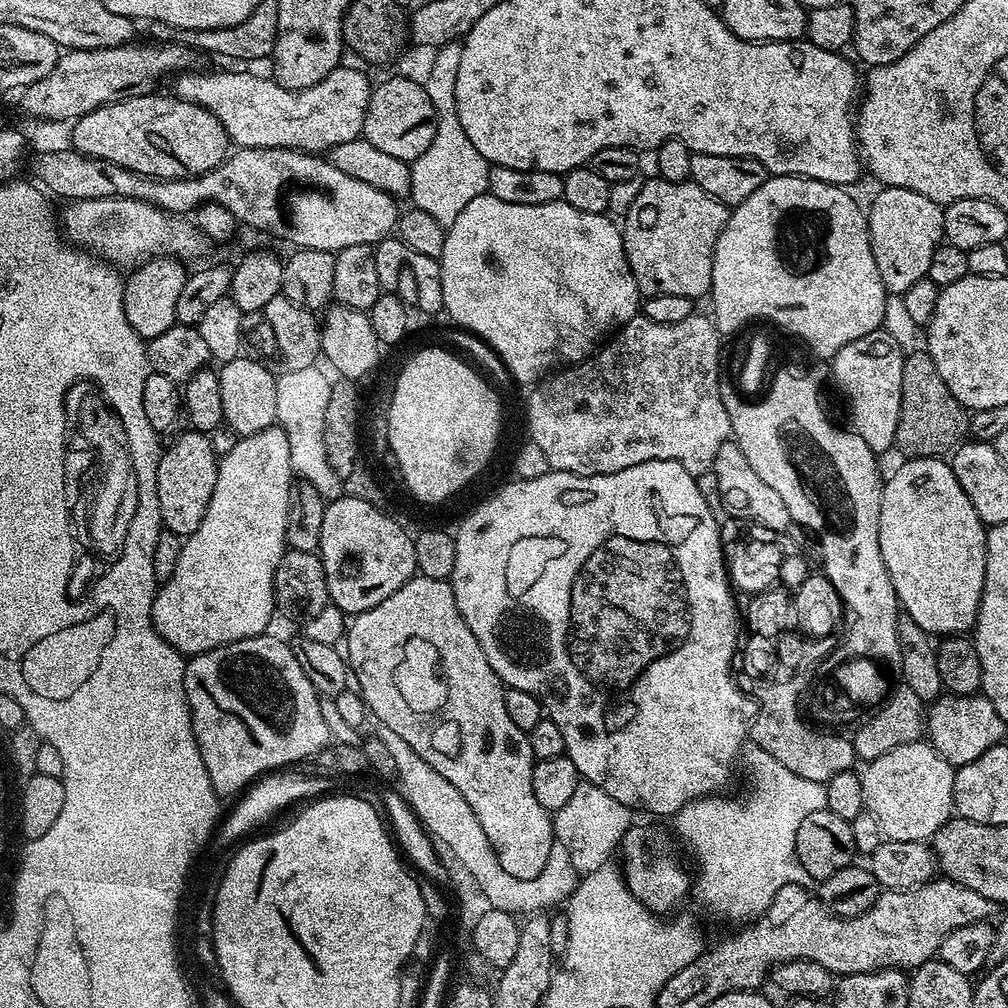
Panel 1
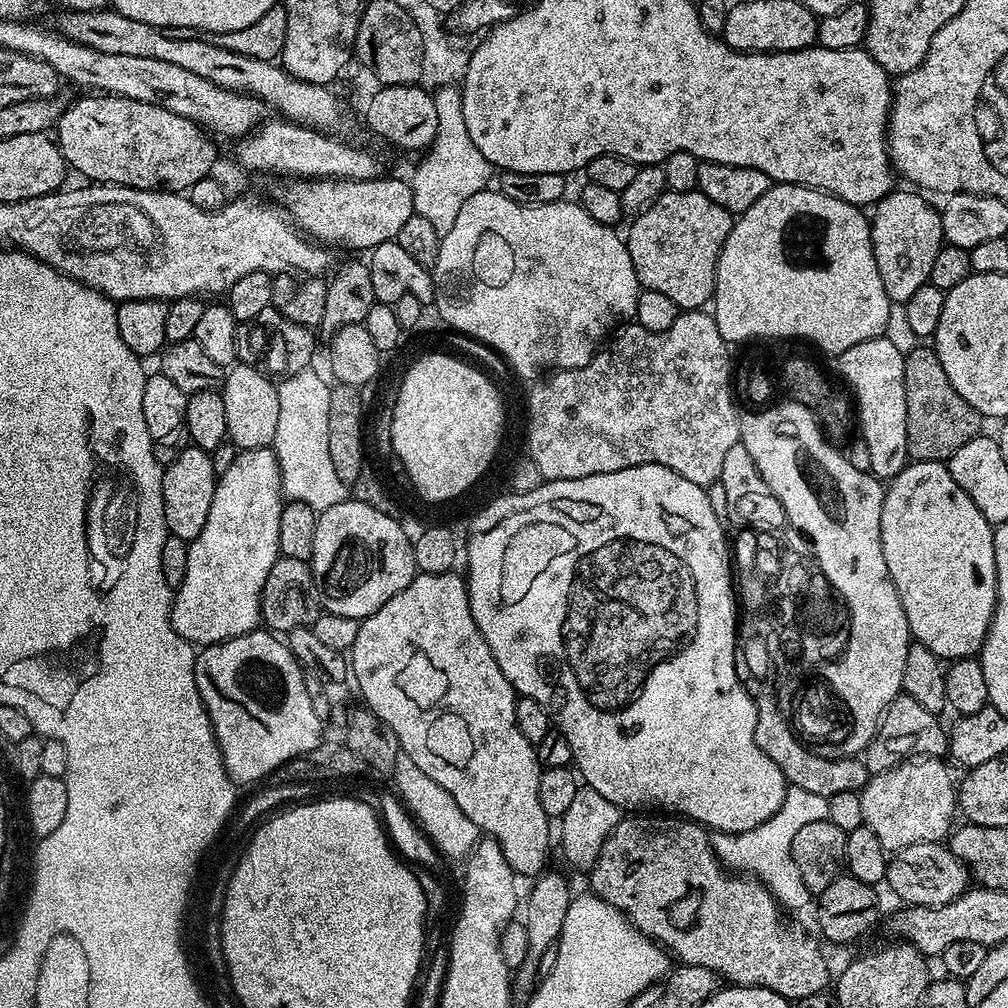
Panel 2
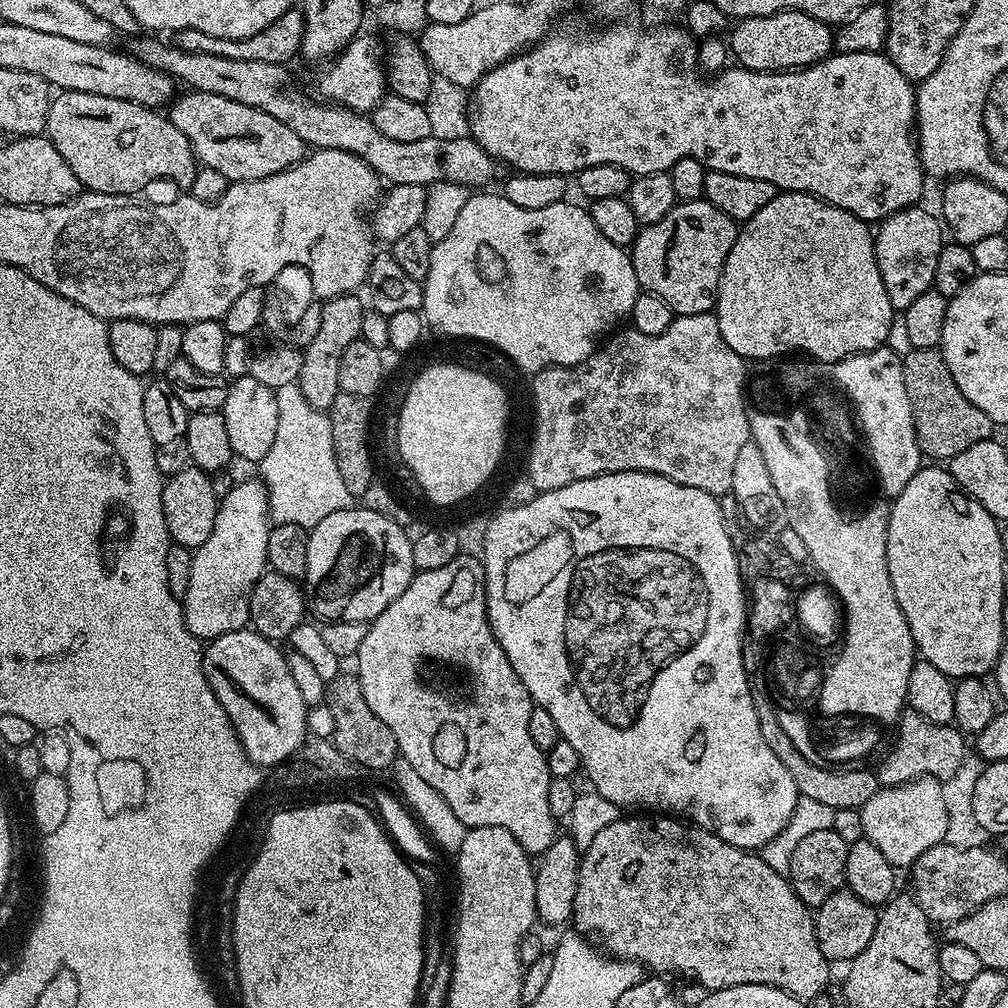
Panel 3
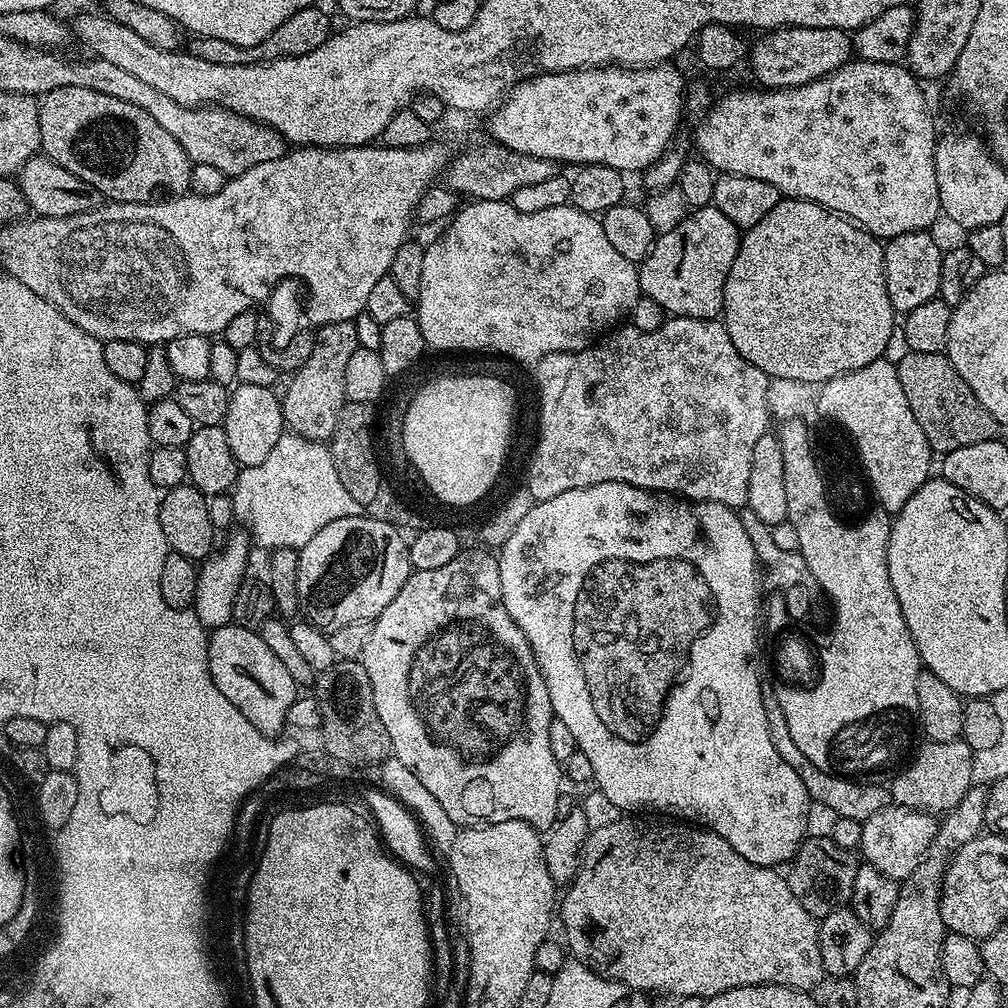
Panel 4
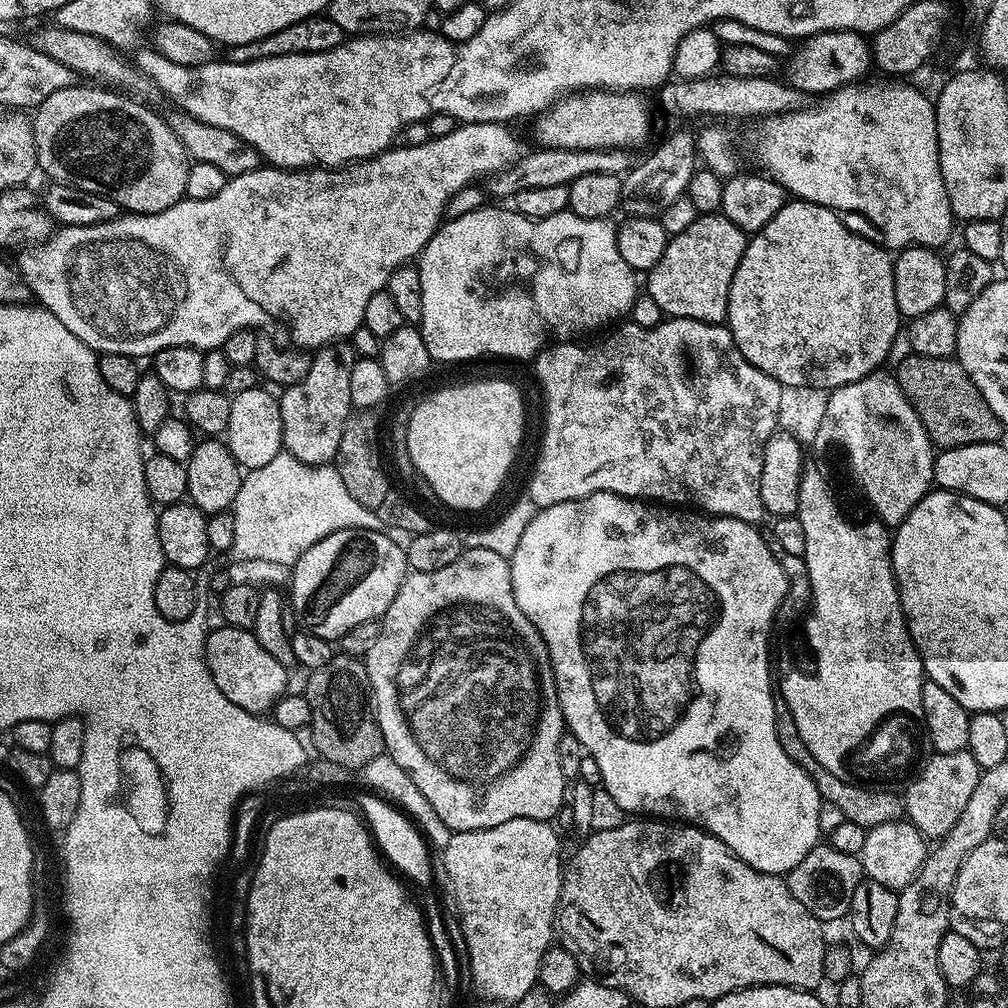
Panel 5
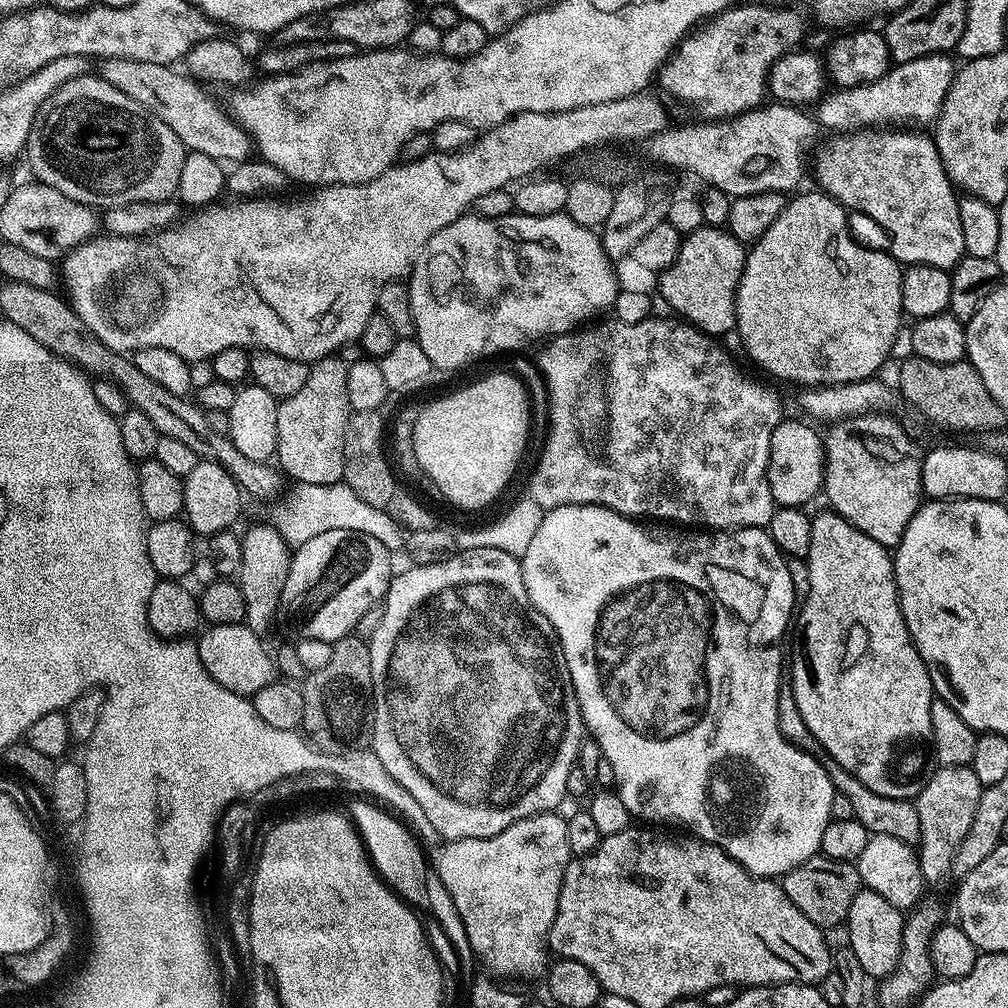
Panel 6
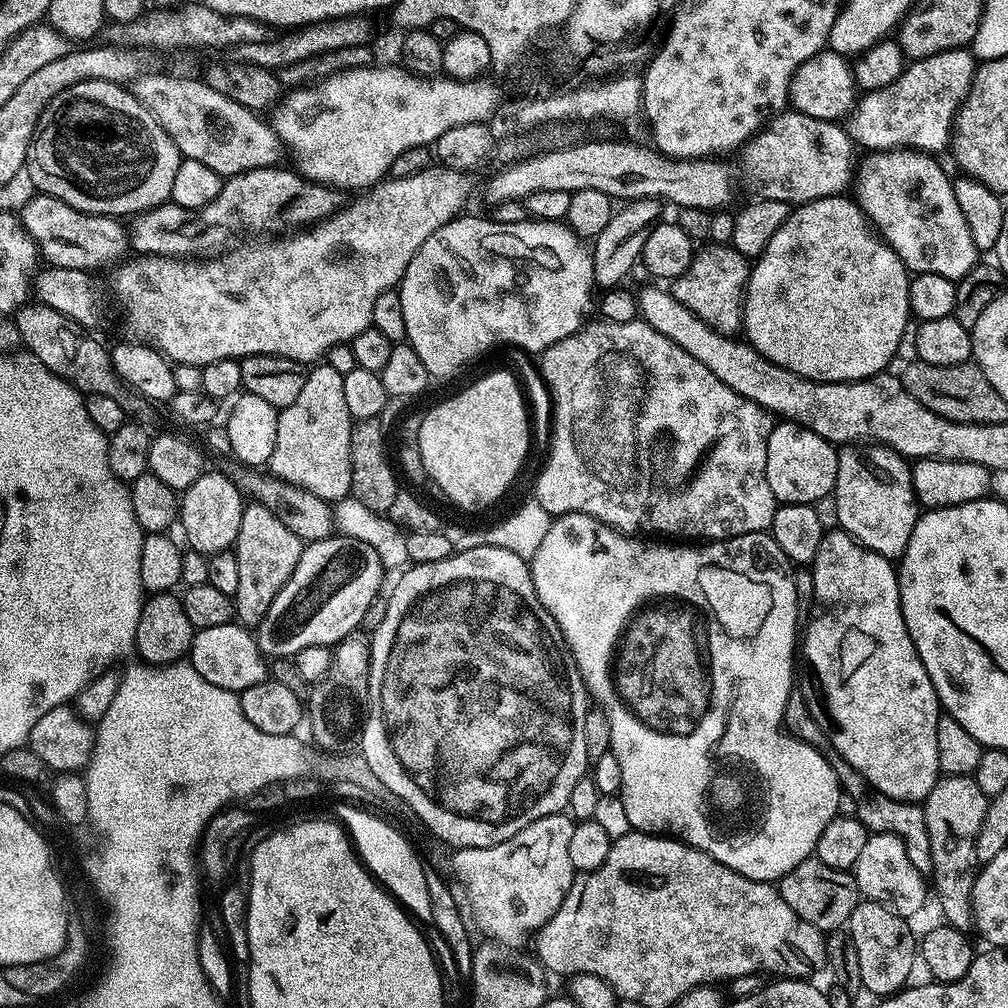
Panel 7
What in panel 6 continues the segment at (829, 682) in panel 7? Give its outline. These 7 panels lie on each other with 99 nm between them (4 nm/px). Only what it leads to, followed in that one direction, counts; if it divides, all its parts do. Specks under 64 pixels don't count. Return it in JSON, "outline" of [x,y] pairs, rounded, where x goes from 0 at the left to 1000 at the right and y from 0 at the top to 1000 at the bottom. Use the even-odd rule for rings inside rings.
{"outline":[[[824,506],[809,509],[806,512],[804,538],[806,541],[800,553],[804,565],[804,589],[793,600],[788,619],[789,622],[796,622],[800,629],[803,644],[806,646],[806,656],[801,660],[804,665],[799,665],[792,674],[785,676],[788,692],[792,696],[792,704],[806,731],[816,740],[819,748],[823,748],[823,752],[827,752],[827,756],[831,756],[831,760],[835,760],[835,764],[847,768],[847,772],[851,772],[851,776],[863,780],[863,784],[867,784],[867,788],[875,788],[879,792],[905,794],[907,790],[905,782],[885,782],[885,778],[879,777],[877,754],[881,754],[881,742],[885,742],[885,734],[893,734],[893,730],[909,730],[909,726],[913,726],[919,732],[924,731],[923,700],[927,693],[927,688],[923,669],[919,665],[917,655],[911,649],[909,639],[903,633],[903,625],[895,613],[893,596],[889,589],[889,565],[886,553],[883,551],[882,545],[867,538],[867,534],[863,534],[863,530],[855,530],[855,526],[851,526],[846,520],[839,518]]]}

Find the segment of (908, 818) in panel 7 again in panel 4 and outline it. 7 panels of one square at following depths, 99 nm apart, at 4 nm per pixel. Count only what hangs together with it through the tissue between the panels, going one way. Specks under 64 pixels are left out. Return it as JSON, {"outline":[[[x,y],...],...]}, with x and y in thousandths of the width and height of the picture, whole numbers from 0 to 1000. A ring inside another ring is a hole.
{"outline":[[[758,681],[756,692],[760,700],[760,716],[764,720],[764,736],[768,736],[768,744],[772,744],[774,751],[790,765],[792,772],[796,772],[805,797],[823,800],[823,804],[827,804],[829,811],[847,812],[854,815],[882,801],[883,786],[878,779],[876,782],[873,778],[852,778],[852,773],[820,766],[808,760],[808,756],[804,756],[804,752],[800,752],[800,748],[796,748],[796,744],[788,740],[788,732],[784,732],[784,720],[780,720],[780,708],[776,704],[775,691],[768,688],[765,681]]]}

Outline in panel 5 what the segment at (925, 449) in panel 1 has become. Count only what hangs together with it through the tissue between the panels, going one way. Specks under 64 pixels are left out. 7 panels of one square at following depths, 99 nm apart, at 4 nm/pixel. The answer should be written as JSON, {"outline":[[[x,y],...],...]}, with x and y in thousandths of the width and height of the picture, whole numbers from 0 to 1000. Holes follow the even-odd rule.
{"outline":[[[904,351],[888,362],[887,372],[893,381],[895,391],[907,403],[915,423],[930,445],[949,444],[963,440],[987,440],[998,429],[998,423],[978,403],[978,395],[966,383],[966,379],[954,367],[951,357],[941,355],[919,355]]]}

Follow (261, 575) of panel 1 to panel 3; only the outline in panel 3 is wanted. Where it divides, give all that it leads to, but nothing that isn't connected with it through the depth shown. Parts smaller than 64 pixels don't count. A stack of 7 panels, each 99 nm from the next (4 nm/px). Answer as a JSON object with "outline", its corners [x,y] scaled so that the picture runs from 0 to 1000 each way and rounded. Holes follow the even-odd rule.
{"outline":[[[261,475],[242,476],[231,479],[228,490],[217,497],[212,514],[212,526],[208,526],[208,534],[200,538],[198,544],[190,550],[188,565],[188,581],[181,593],[183,616],[190,631],[200,637],[209,637],[220,629],[237,627],[247,618],[246,599],[250,595],[251,580],[267,563],[265,554],[265,536],[268,525],[268,509],[266,506],[266,485]]]}

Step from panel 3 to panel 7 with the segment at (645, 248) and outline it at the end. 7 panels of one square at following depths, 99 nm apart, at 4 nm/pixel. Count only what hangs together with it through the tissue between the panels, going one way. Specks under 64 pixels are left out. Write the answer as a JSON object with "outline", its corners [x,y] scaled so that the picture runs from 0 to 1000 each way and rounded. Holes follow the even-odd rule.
{"outline":[[[699,241],[698,246],[688,253],[681,272],[666,279],[665,289],[681,308],[685,308],[696,319],[704,322],[709,329],[718,333],[733,330],[738,315],[738,287],[742,285],[742,272],[744,269],[743,255],[737,254],[725,241],[708,242]]]}

